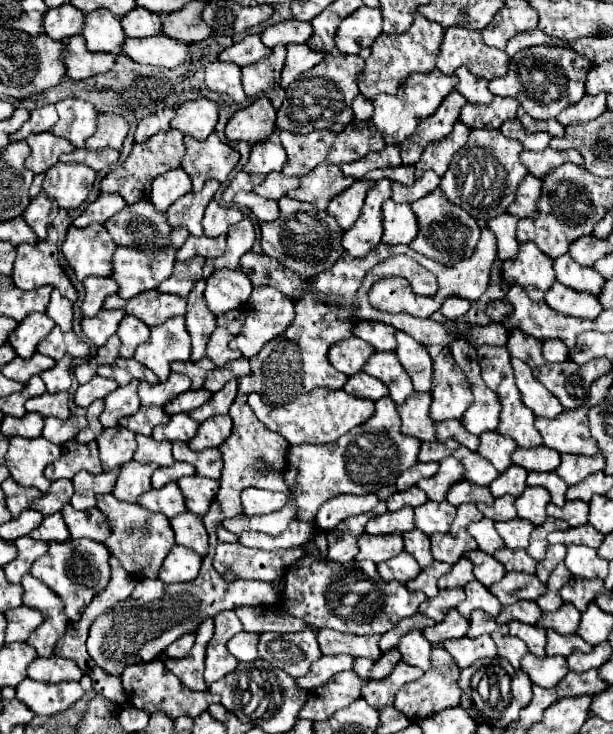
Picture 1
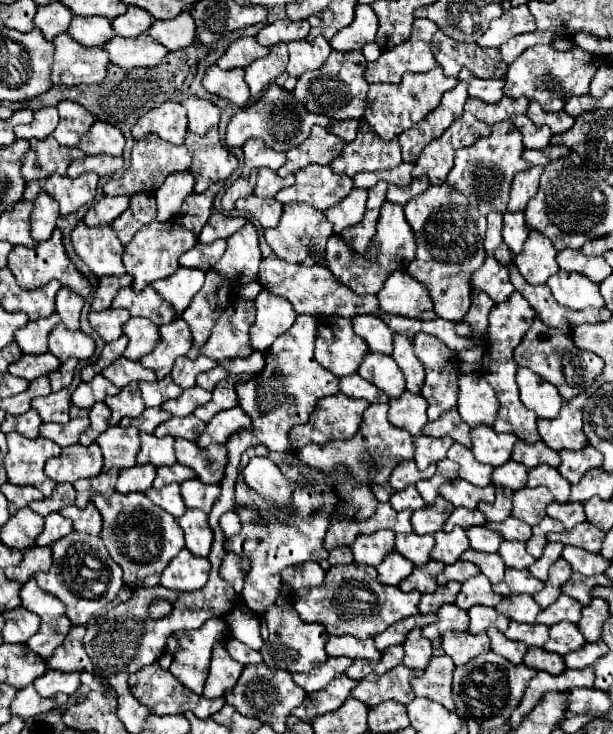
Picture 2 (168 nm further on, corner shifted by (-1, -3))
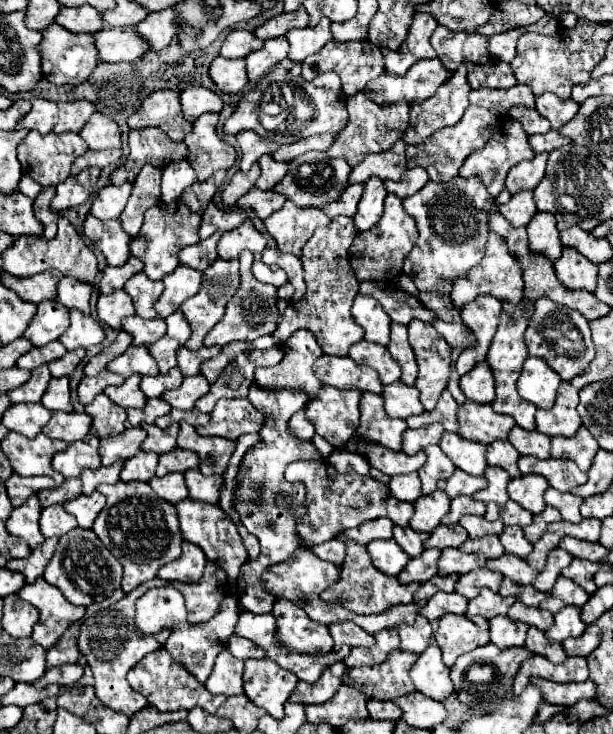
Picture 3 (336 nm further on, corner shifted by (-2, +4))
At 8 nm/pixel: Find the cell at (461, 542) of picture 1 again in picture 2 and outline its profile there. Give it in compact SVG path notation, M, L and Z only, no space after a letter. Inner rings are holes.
M455 527L453 531L437 531L435 533L435 547L431 551L431 559L441 561L445 565L455 563L463 551L469 549L469 539L463 529Z

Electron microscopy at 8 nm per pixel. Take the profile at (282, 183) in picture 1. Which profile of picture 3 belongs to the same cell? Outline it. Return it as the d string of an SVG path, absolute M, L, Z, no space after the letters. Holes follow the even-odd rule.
M264 154L258 162L260 162L260 168L262 168L262 174L256 180L256 188L260 188L260 190L272 190L274 184L280 182L284 178L284 174L288 172L288 164L276 162L270 154Z

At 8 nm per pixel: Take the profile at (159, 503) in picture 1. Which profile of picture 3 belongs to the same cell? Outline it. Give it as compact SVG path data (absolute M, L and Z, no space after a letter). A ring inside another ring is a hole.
M174 472L174 474L162 476L162 478L154 476L154 478L148 480L148 484L154 488L154 492L162 500L166 500L170 504L178 504L180 500L188 498L188 490L186 490L186 484L184 484L184 474Z

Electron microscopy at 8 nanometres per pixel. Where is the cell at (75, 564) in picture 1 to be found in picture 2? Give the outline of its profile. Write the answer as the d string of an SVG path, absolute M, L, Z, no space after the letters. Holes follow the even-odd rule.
M71 531L71 535L55 541L51 549L53 549L51 569L47 573L37 573L35 579L43 591L55 595L67 605L67 617L71 619L73 625L85 625L91 619L91 615L97 613L107 603L111 603L119 589L123 587L121 569L109 557L101 539L95 535Z

